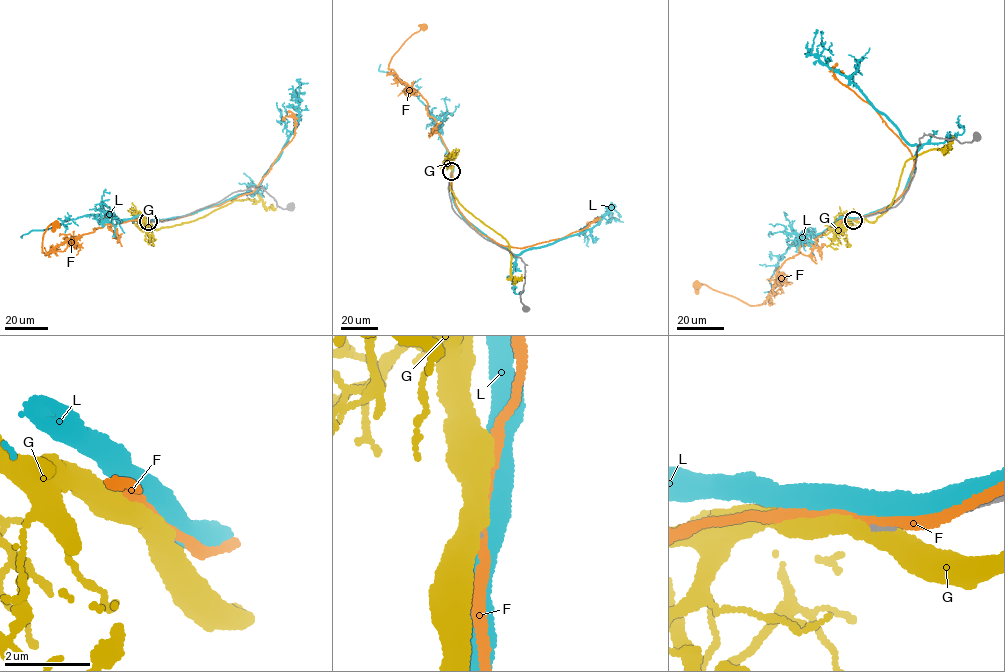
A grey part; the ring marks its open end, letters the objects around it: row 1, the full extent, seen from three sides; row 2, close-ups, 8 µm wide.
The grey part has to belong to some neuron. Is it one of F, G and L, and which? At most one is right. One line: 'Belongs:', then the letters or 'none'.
Belongs: G

